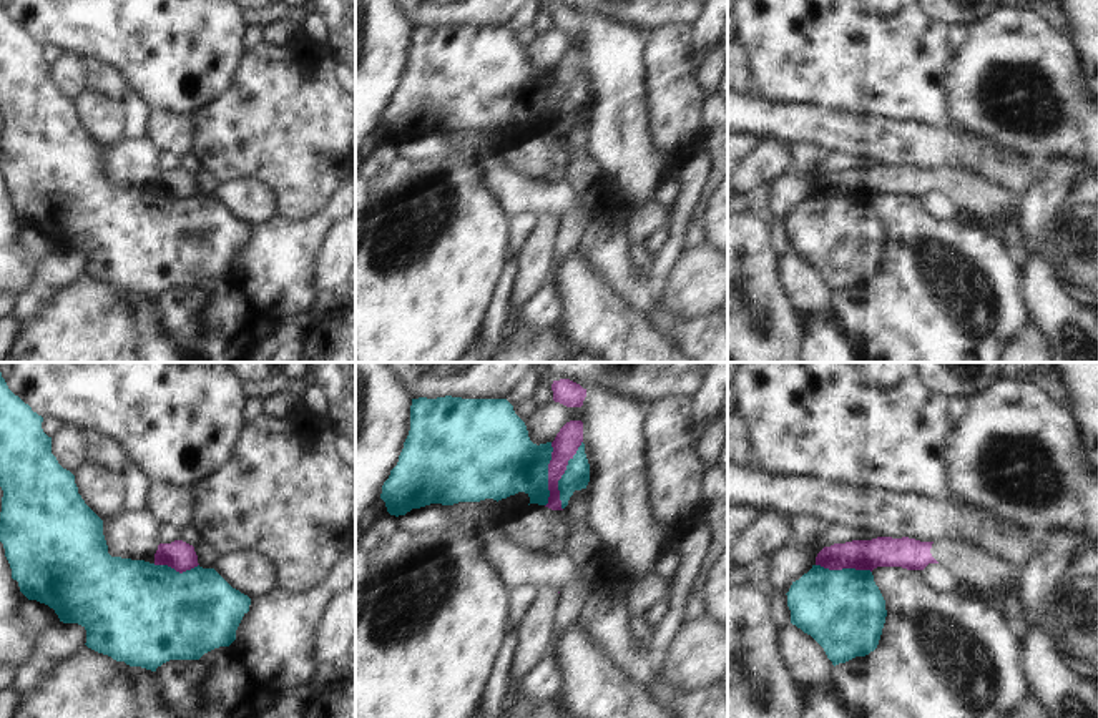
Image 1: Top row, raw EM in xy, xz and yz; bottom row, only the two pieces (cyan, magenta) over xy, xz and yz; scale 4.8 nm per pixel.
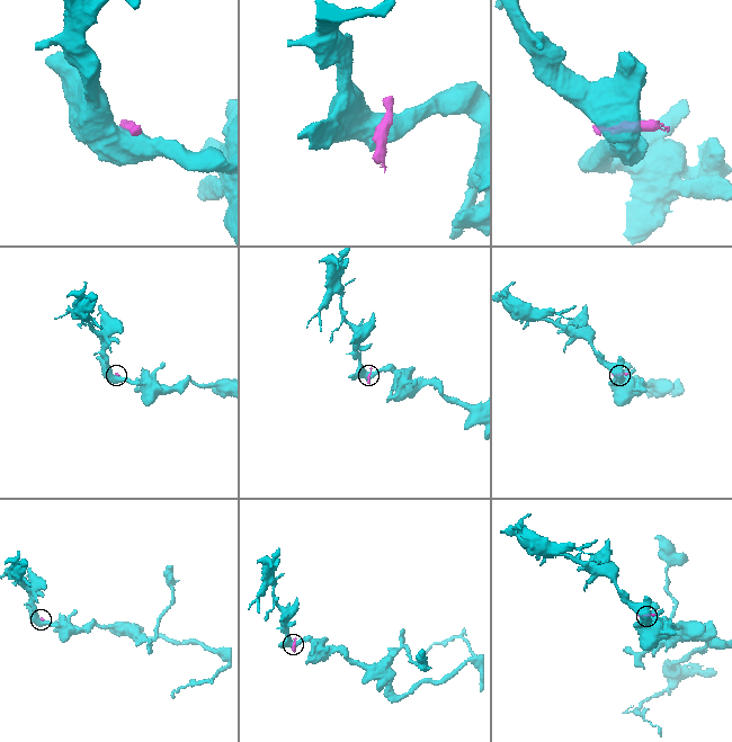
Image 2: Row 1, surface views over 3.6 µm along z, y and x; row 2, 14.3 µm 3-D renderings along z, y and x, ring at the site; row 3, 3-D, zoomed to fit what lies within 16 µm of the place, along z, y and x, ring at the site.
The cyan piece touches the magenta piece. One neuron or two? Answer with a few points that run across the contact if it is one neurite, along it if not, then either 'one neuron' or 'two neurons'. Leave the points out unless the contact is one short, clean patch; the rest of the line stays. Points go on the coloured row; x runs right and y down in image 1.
xz (582, 441), (558, 481), (562, 509) | two neurons

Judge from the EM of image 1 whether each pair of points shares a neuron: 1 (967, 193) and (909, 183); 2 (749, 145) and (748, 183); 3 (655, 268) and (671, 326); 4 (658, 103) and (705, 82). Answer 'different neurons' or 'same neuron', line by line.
1: same neuron
2: different neurons
3: different neurons
4: different neurons

